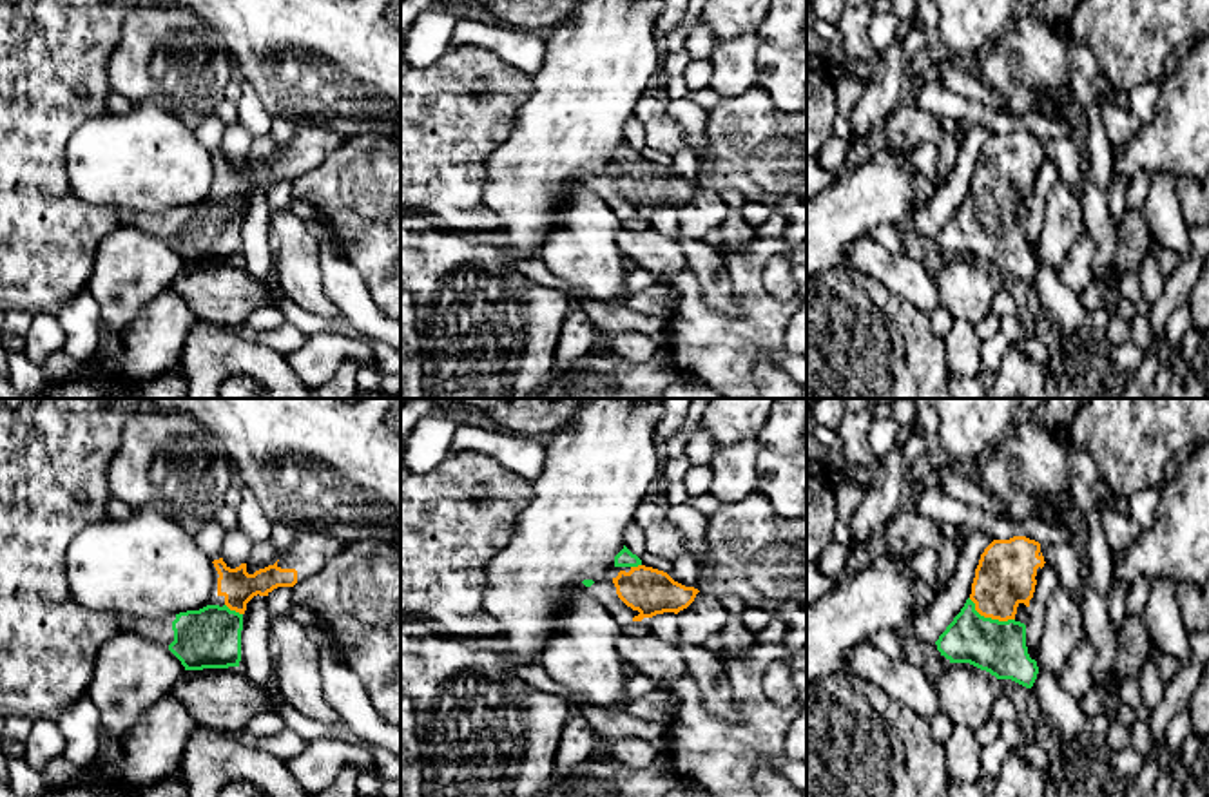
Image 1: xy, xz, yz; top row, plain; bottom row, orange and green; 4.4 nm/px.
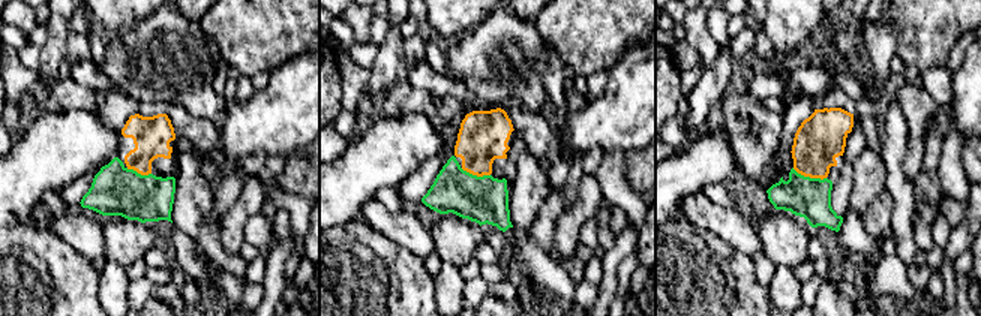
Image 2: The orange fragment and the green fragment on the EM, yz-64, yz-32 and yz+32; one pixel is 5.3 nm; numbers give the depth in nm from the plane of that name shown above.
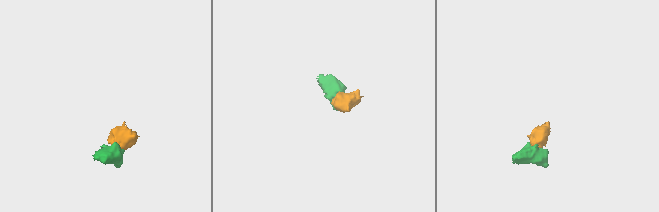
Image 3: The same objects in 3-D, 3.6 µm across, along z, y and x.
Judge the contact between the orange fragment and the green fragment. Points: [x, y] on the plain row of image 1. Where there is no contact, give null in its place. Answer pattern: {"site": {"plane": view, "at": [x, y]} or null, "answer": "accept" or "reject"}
{"site": {"plane": "yz", "at": [990, 211]}, "answer": "accept"}

